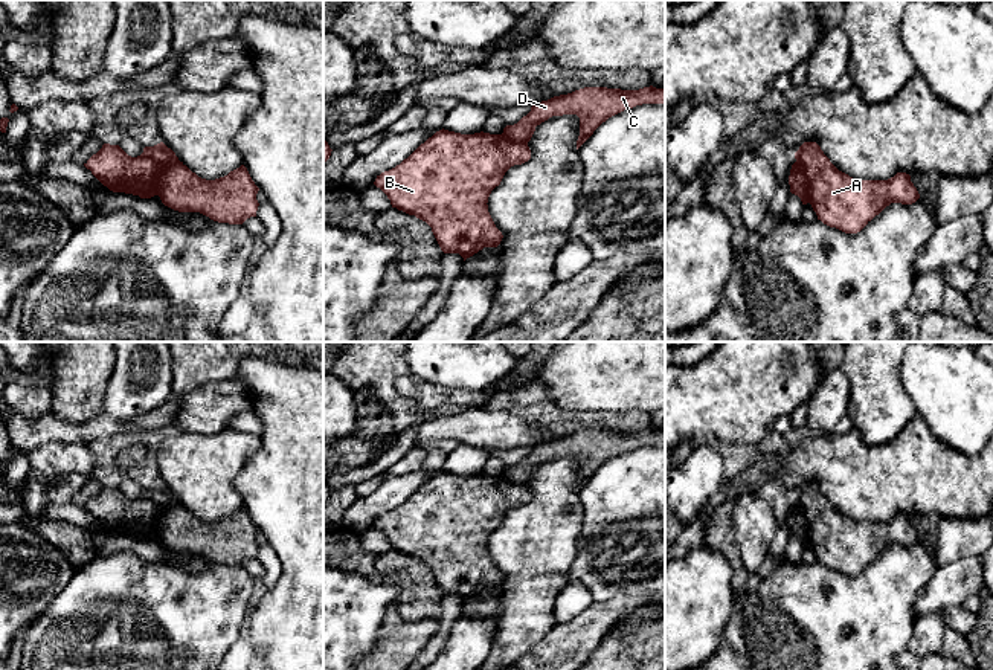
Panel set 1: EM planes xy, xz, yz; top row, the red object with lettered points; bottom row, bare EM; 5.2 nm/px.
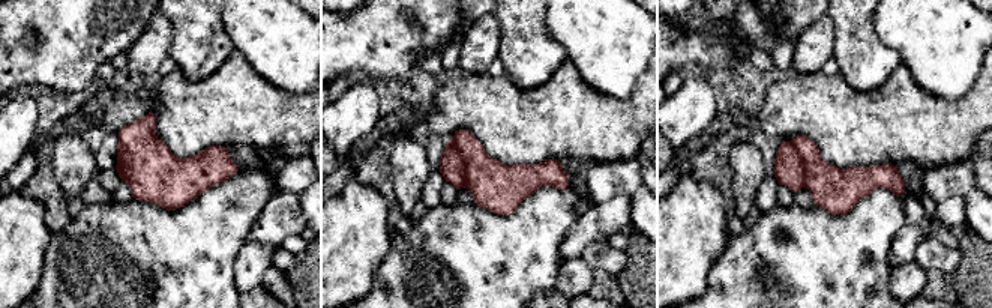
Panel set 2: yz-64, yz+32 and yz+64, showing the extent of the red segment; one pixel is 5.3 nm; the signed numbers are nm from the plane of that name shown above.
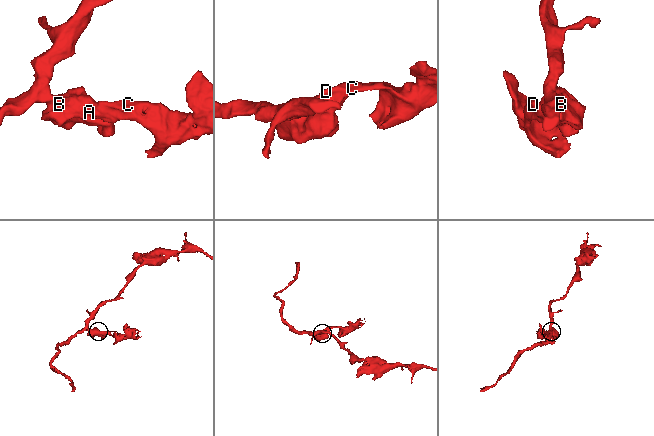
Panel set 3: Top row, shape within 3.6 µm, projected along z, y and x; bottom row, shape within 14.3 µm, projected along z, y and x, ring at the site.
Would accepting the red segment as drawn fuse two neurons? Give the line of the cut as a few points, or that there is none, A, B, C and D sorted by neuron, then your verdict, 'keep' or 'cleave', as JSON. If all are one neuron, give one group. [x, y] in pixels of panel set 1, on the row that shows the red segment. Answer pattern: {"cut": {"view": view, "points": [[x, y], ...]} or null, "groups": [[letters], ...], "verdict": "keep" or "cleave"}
{"cut": {"view": "yz", "points": [[796, 161], [807, 182], [809, 202]]}, "groups": [["A", "B"], ["C", "D"]], "verdict": "cleave"}

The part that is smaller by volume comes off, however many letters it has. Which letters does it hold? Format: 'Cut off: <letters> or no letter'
Cut off: C, D

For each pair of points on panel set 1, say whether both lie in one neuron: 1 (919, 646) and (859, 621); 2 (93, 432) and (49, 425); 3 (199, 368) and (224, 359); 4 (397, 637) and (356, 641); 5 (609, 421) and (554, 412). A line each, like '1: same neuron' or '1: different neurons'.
1: different neurons
2: same neuron
3: same neuron
4: different neurons
5: same neuron

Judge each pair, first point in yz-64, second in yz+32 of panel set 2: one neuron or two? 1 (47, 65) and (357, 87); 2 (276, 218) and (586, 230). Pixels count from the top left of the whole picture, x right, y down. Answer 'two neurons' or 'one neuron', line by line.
1: two neurons
2: one neuron

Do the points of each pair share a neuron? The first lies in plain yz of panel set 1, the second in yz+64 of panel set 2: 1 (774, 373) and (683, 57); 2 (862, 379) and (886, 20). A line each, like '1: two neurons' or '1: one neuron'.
1: one neuron
2: two neurons

